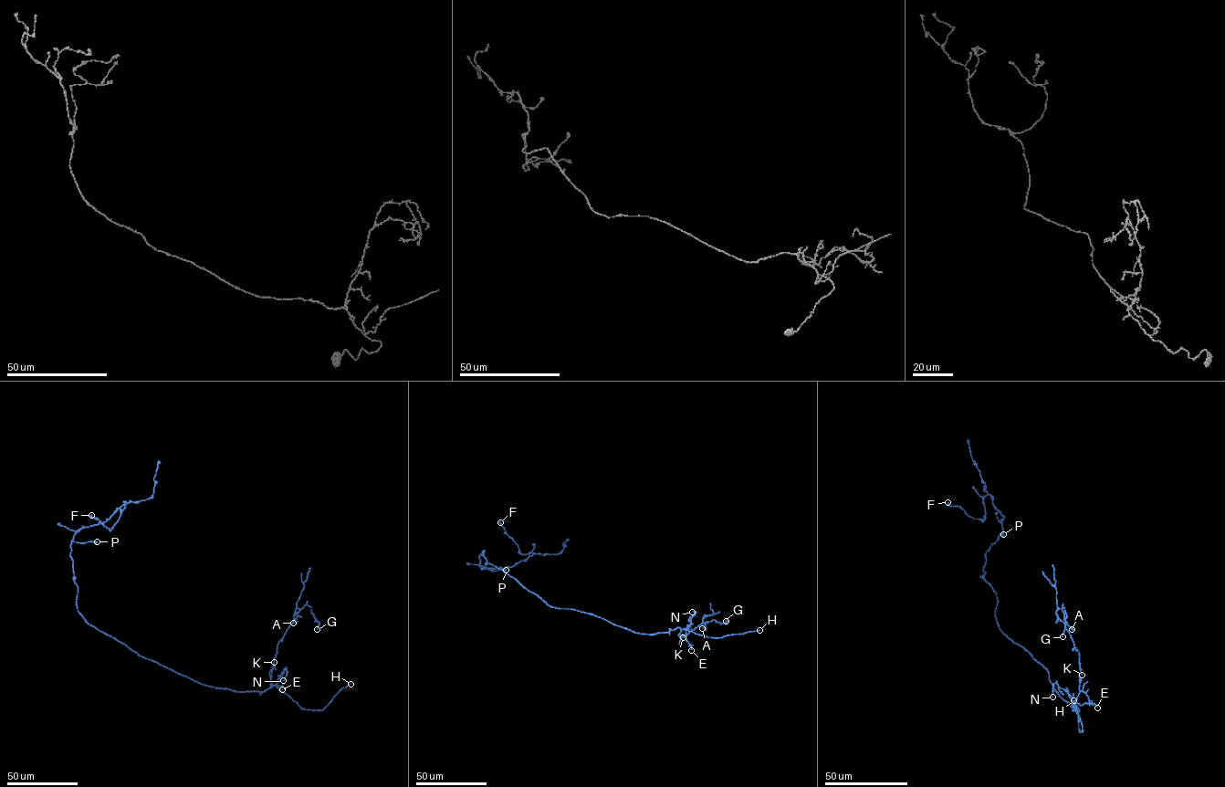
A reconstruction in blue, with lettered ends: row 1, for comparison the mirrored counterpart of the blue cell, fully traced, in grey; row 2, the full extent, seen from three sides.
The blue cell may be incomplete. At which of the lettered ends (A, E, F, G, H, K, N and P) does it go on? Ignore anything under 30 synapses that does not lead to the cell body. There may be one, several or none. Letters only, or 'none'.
H

